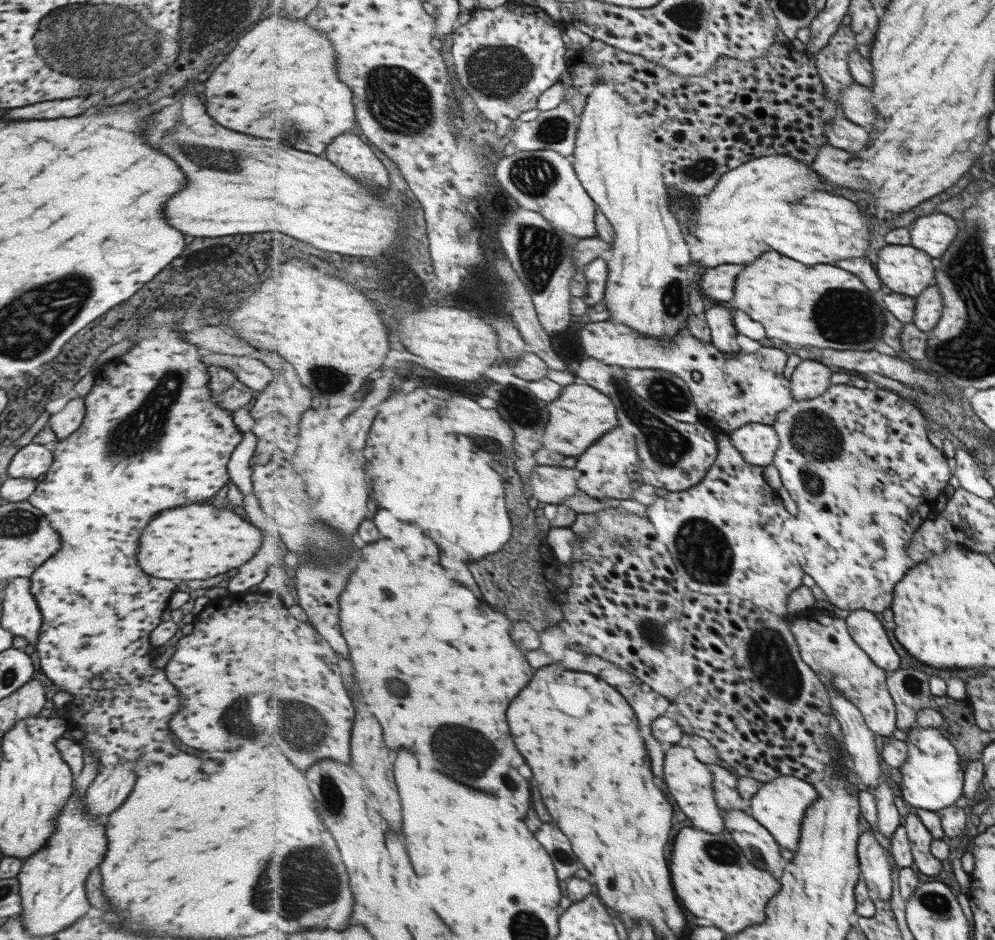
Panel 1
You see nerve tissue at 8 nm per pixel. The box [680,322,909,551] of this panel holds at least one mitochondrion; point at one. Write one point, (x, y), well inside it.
(813, 434)

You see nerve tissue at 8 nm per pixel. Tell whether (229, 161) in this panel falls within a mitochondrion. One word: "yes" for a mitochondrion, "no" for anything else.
yes

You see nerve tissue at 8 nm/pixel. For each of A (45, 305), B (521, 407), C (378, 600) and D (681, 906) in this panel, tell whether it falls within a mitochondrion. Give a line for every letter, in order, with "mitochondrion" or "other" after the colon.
A: mitochondrion
B: mitochondrion
C: other
D: other

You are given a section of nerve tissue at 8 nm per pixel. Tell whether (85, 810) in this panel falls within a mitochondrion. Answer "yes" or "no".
no

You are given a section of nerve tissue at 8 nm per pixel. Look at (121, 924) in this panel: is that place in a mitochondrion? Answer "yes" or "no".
no

